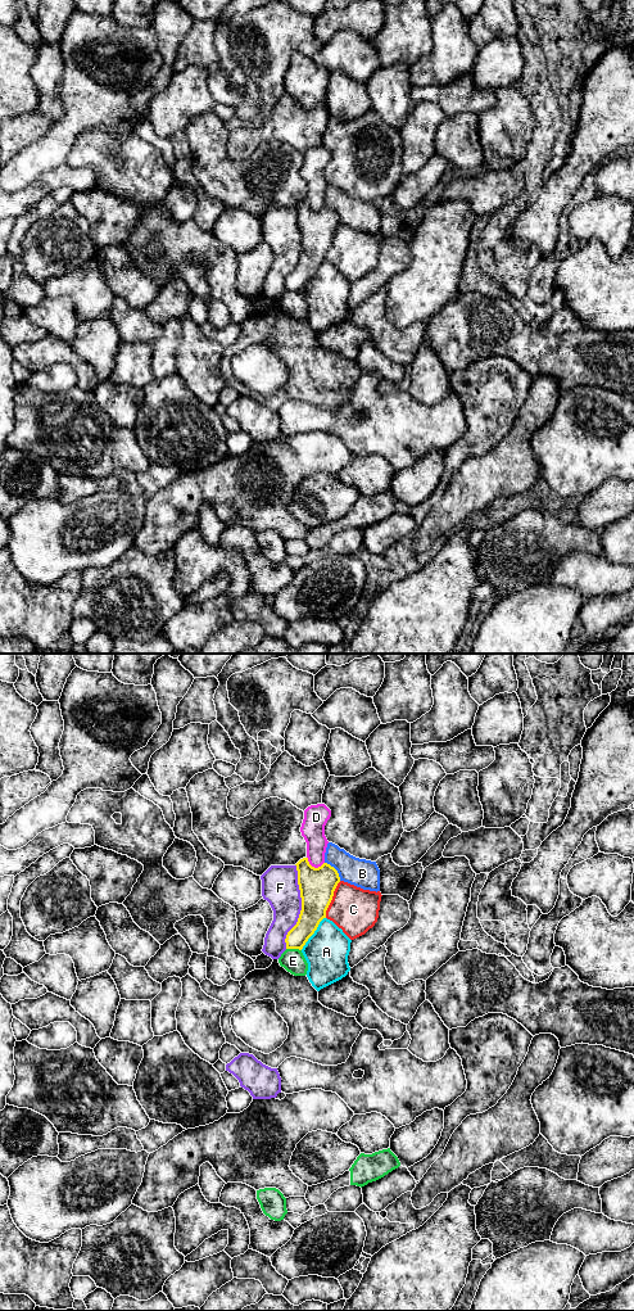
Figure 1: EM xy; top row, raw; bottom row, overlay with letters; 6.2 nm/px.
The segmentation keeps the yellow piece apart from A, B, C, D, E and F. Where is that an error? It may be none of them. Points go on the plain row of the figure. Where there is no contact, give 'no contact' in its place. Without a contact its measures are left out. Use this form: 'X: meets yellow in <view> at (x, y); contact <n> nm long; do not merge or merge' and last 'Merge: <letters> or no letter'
A: meets yellow in xy at (313, 275); contact 260 nm long; do not merge
B: meets yellow in xy at (335, 212); contact 160 nm long; do not merge
C: meets yellow in xy at (331, 242); contact 260 nm long; do not merge
D: meets yellow in xy at (313, 209); contact 120 nm long; do not merge
E: meets yellow in xy at (294, 290); contact 100 nm long; do not merge
F: meets yellow in xy at (302, 249); contact 550 nm long; do not merge
Merge: no letter

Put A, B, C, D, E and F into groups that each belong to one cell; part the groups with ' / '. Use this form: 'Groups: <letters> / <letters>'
Groups: A / B / C / D / E / F

